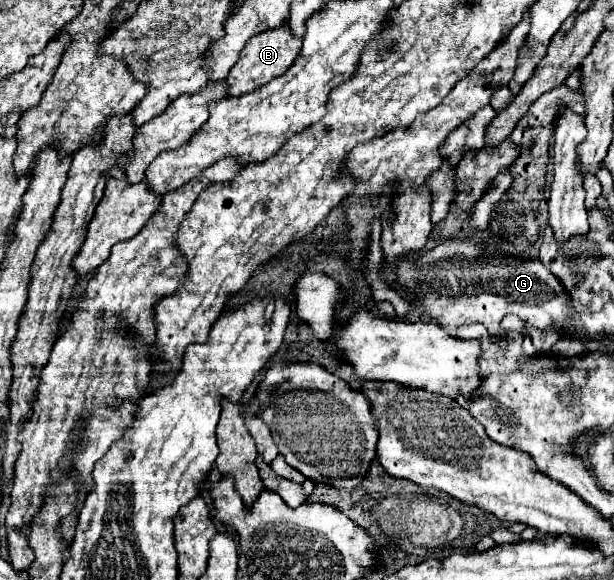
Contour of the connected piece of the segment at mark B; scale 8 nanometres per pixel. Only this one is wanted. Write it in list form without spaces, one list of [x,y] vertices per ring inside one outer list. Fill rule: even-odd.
[[[287,22],[279,26],[279,30],[265,30],[263,34],[255,34],[255,38],[251,38],[247,46],[241,50],[239,62],[233,66],[233,70],[227,76],[227,84],[231,90],[229,96],[241,96],[243,92],[257,90],[265,86],[269,80],[273,80],[275,76],[285,74],[287,68],[299,56],[299,52],[301,52],[301,38],[295,38],[295,34],[291,34]]]

